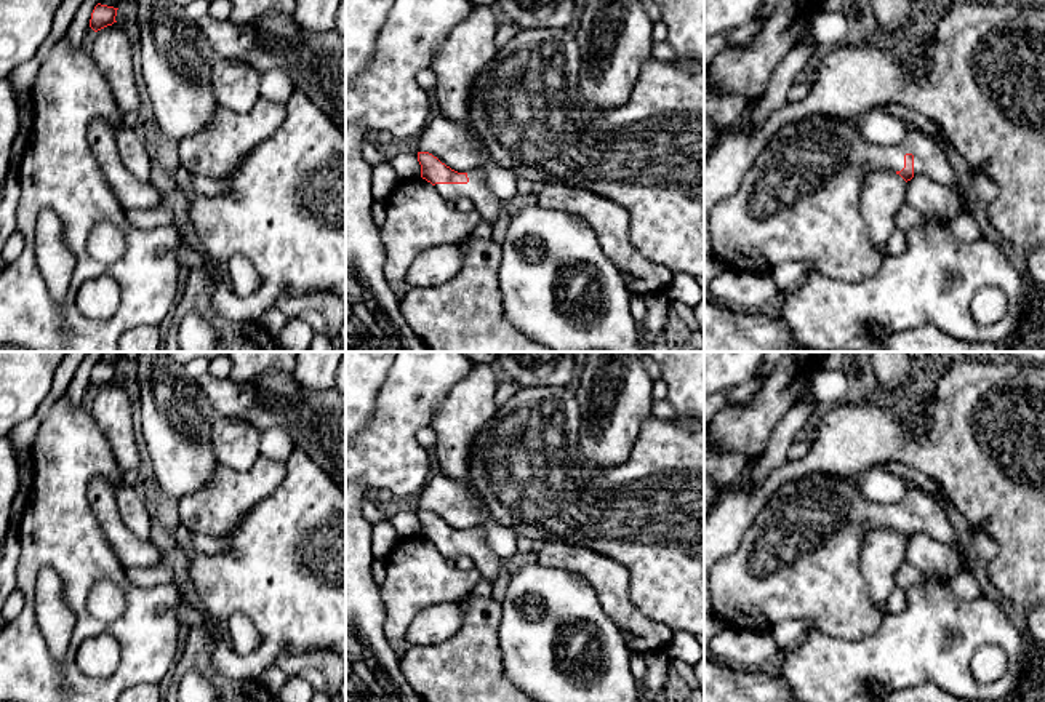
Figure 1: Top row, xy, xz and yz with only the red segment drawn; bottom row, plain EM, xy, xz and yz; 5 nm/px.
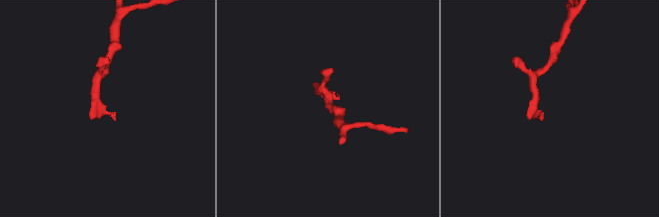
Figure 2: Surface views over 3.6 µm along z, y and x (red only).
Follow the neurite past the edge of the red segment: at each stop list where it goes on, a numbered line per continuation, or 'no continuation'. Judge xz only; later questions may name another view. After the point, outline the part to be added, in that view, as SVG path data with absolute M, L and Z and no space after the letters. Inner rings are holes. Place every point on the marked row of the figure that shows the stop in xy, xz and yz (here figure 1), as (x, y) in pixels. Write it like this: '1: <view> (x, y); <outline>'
1: xz (487, 203); M482 168L467 173L467 177L467 184L435 184L435 190L443 198L469 198L482 219L493 225L501 214L502 201L486 185Z

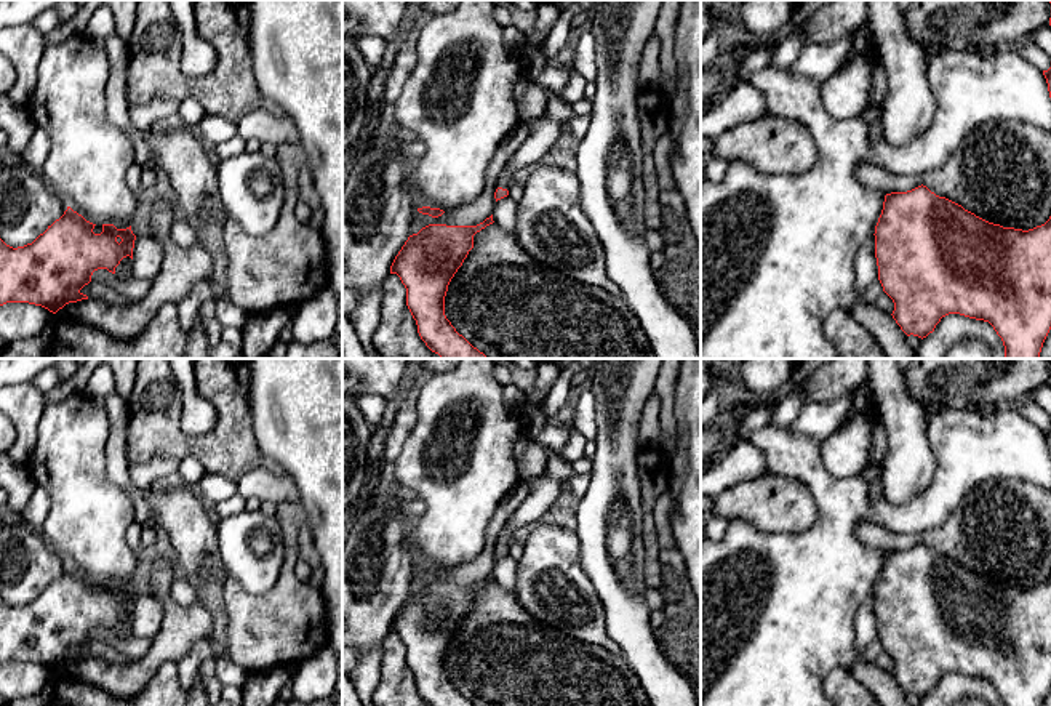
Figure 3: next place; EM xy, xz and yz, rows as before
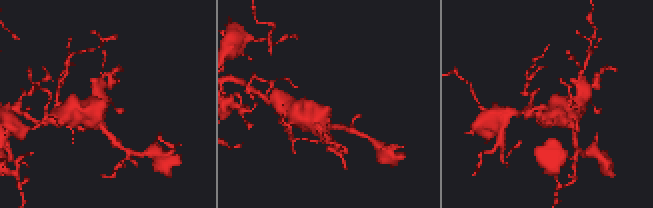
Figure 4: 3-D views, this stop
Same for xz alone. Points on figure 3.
1: xz (543, 132); M547 88L545 91L545 112L541 117L528 122L528 138L509 158L496 189L502 187L509 191L510 186L507 184L507 178L510 174L523 166L537 163L544 157L545 150L558 139L561 126L568 128L577 141L581 141L589 131L590 115L569 115L568 106L561 96L557 96Z

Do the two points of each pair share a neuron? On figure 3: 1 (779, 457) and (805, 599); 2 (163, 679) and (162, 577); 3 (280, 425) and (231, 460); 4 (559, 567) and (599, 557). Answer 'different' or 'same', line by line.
1: same
2: different
3: different
4: different

